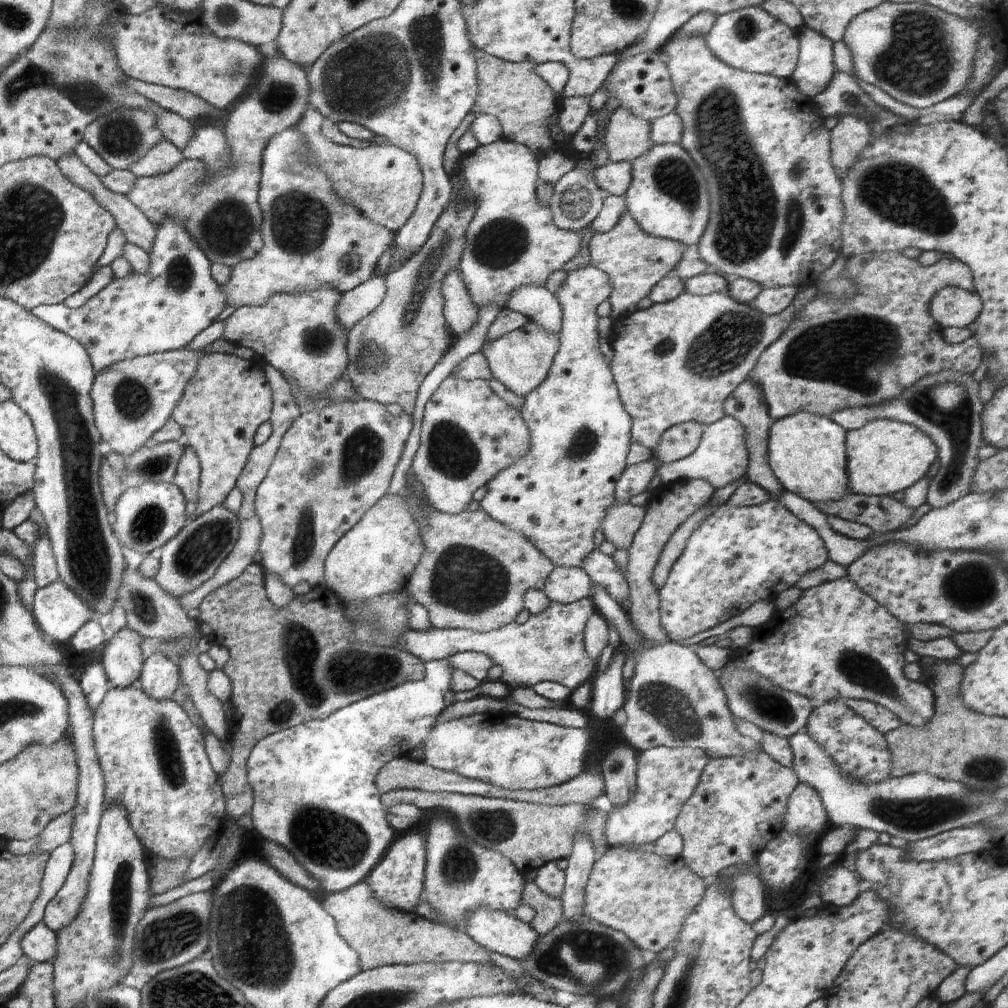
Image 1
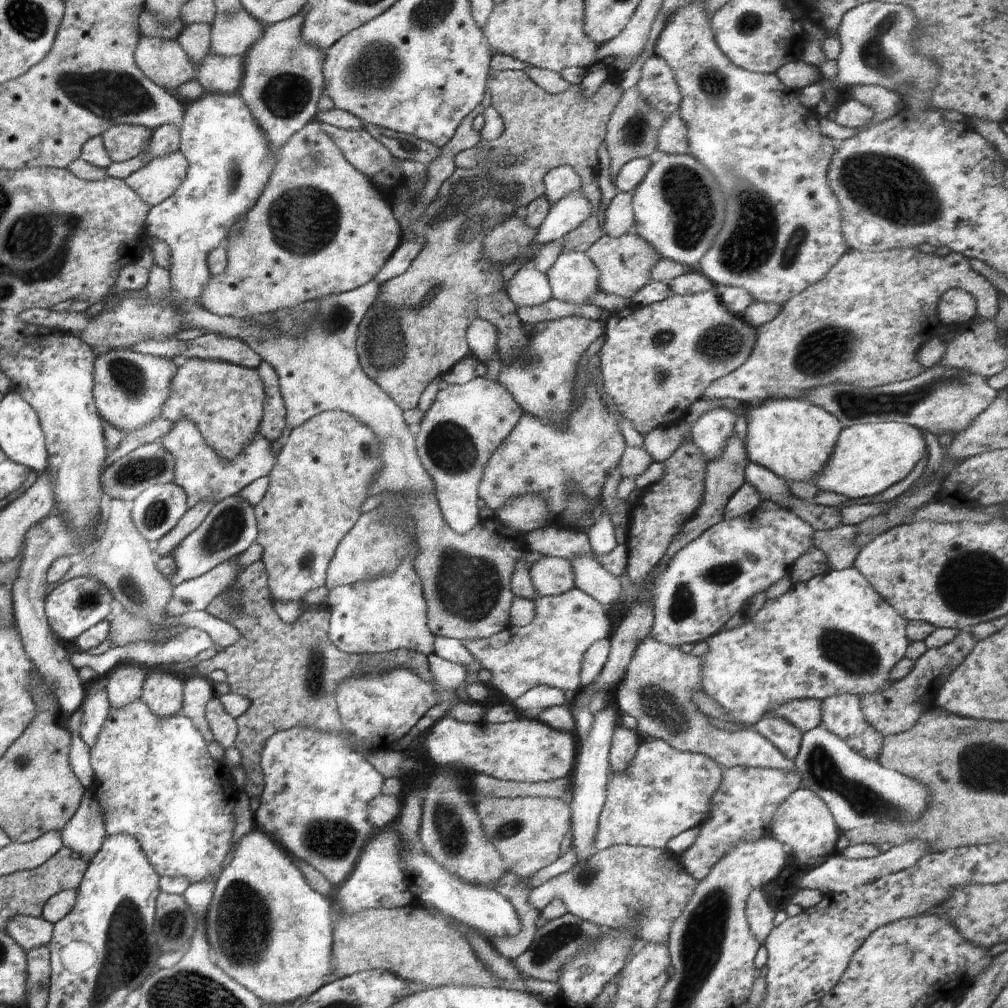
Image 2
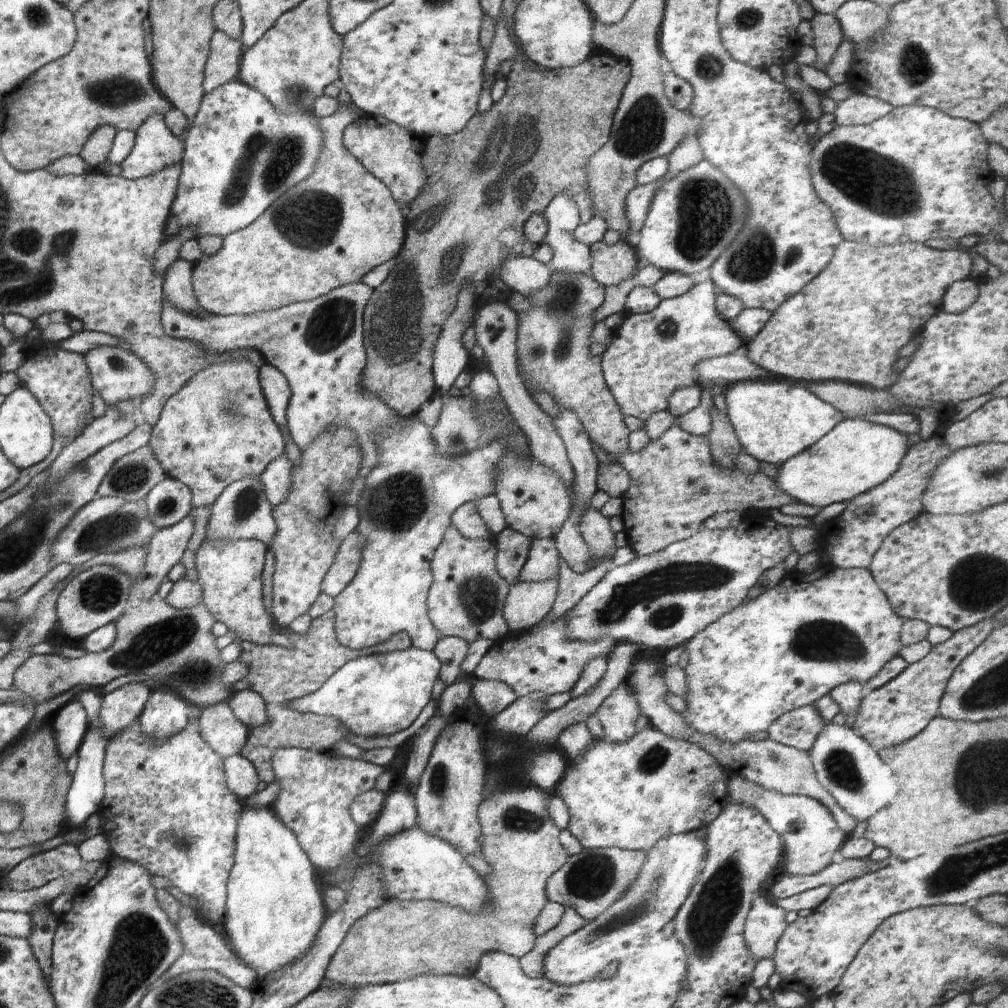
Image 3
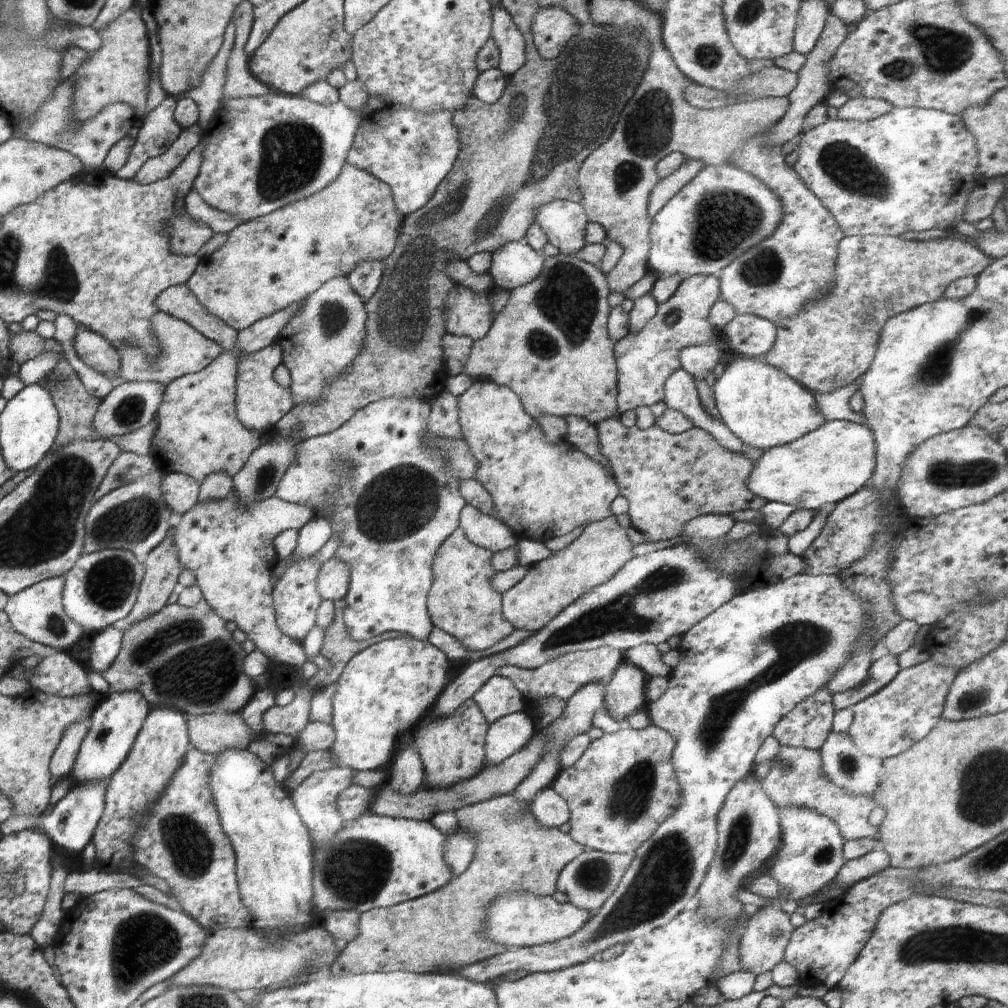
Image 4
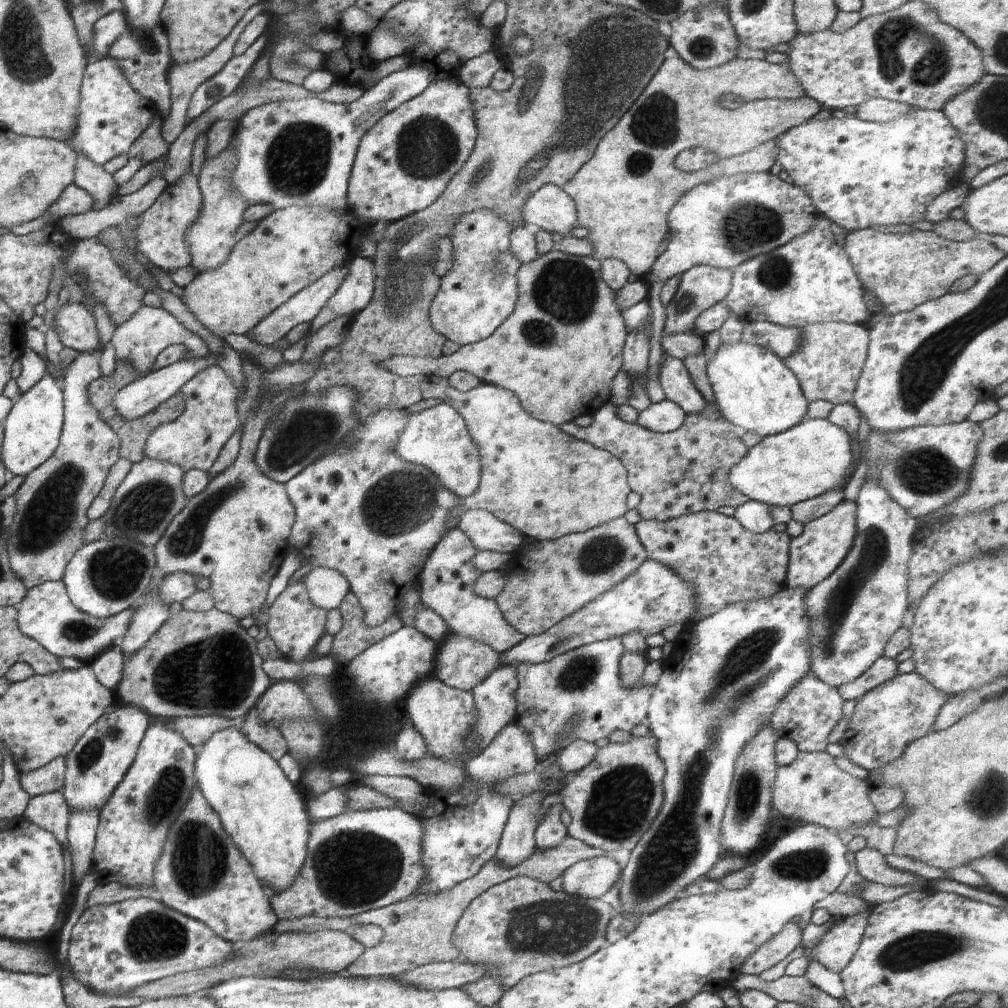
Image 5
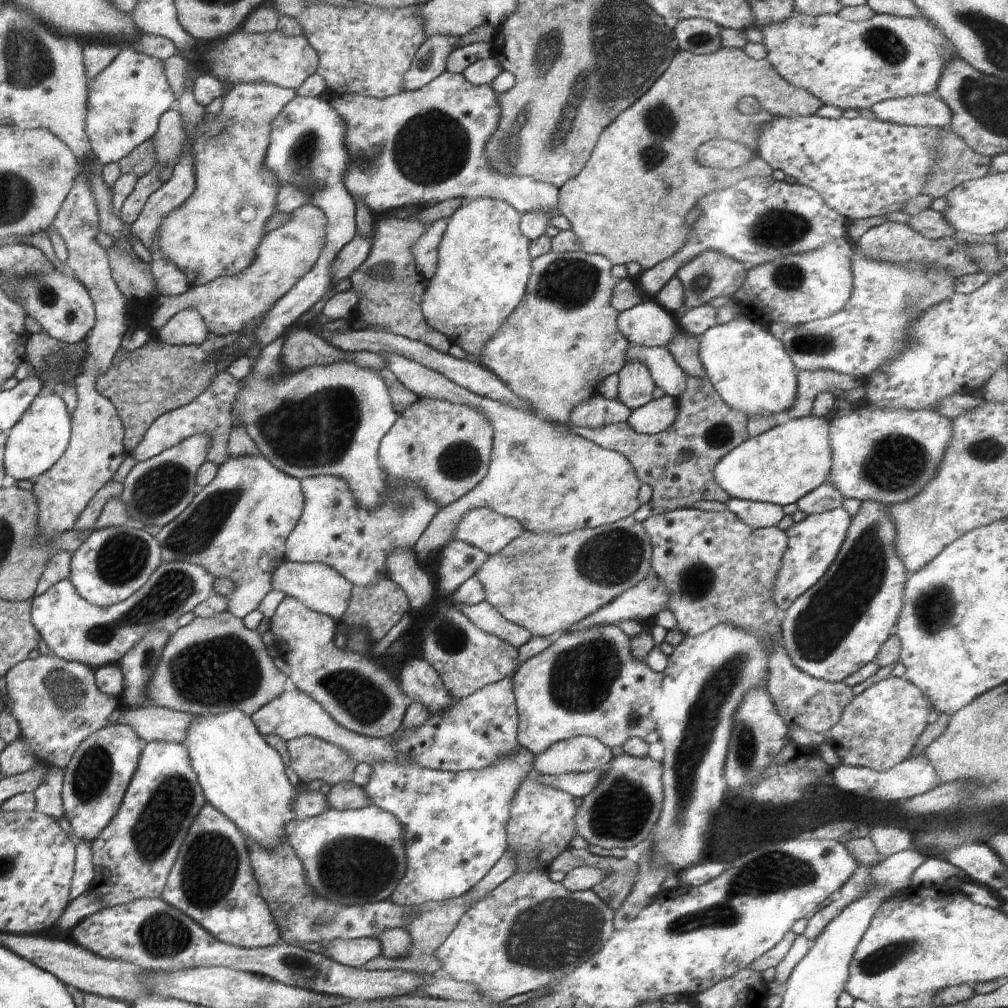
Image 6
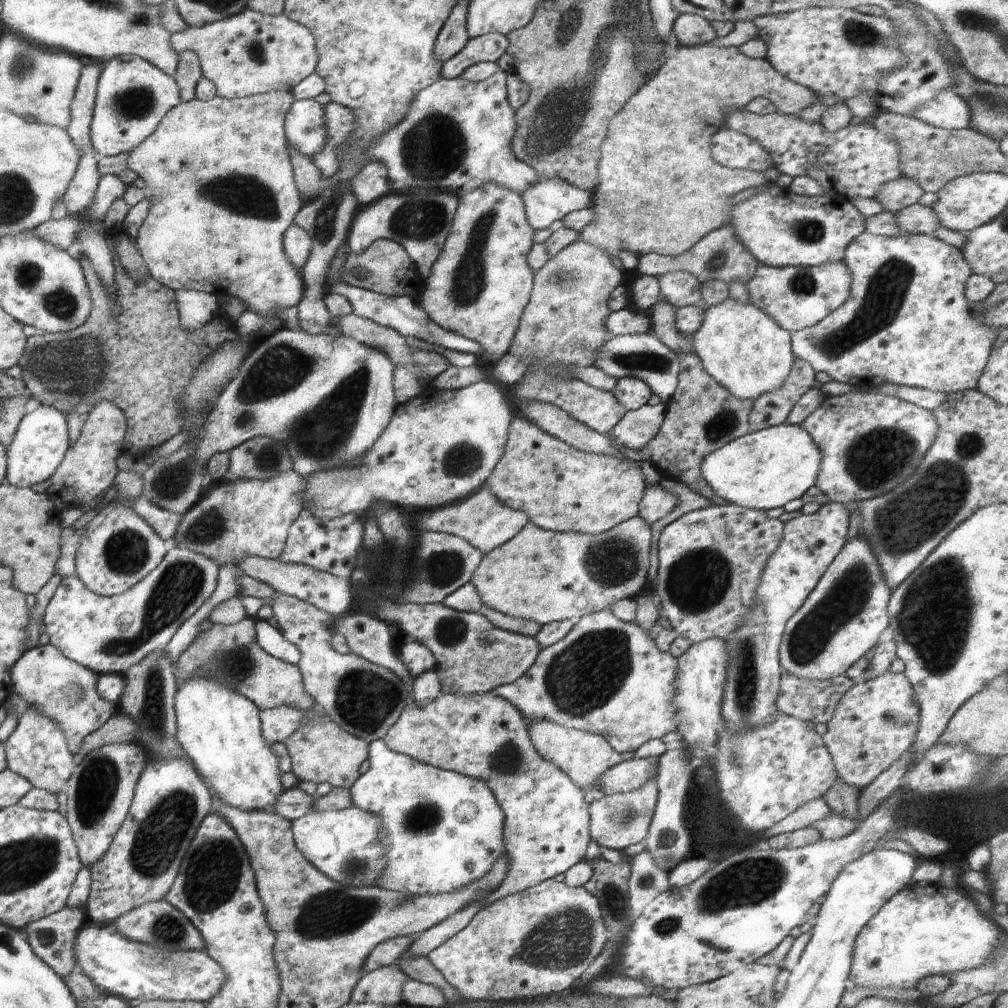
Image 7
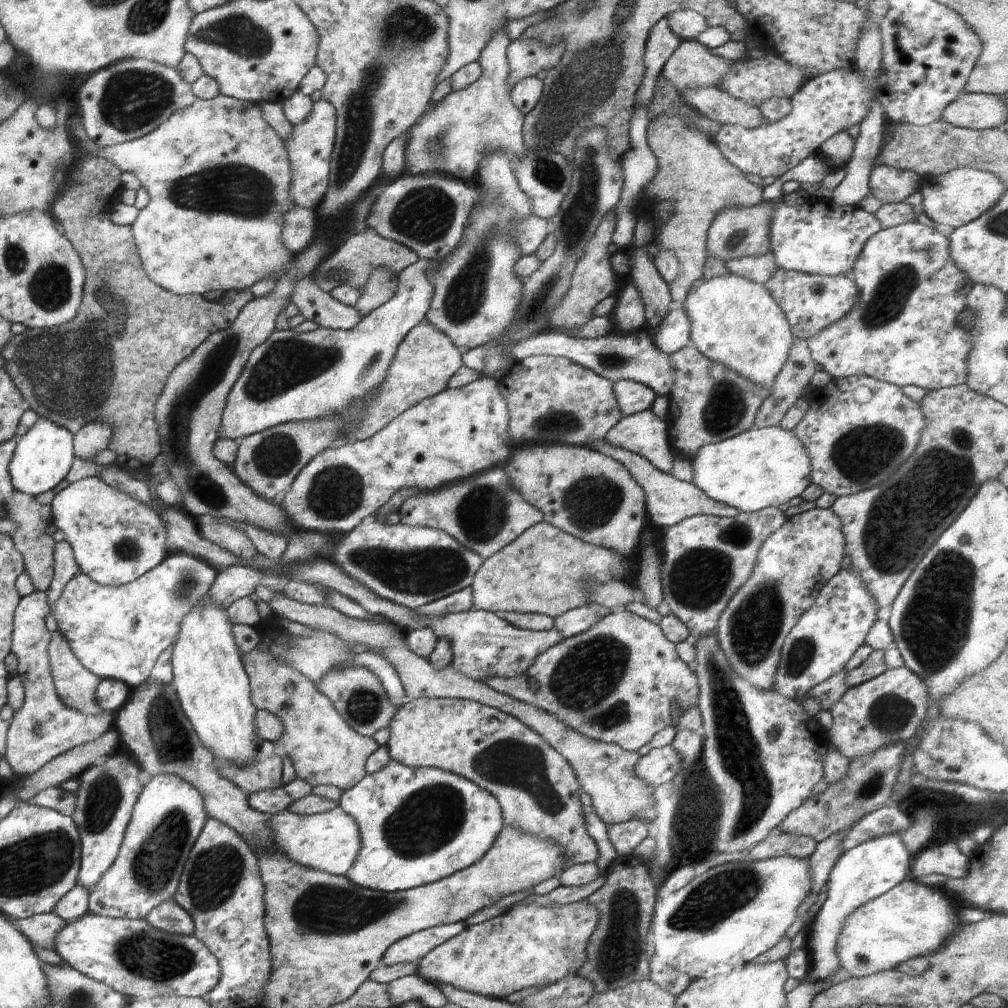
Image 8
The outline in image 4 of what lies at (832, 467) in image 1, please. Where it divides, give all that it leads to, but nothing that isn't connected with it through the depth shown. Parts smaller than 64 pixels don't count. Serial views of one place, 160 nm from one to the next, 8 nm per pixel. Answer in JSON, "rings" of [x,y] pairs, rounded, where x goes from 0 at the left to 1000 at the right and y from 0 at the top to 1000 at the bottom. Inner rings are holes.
{"rings":[[[729,352],[710,377],[707,392],[715,418],[726,431],[756,448],[796,435],[819,419],[806,389],[755,355]]]}

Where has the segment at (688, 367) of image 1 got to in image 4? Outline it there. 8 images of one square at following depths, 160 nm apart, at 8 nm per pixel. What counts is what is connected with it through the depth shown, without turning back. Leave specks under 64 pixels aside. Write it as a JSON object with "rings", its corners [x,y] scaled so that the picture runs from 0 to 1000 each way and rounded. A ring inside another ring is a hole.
{"rings":[[[687,273],[677,275],[671,290],[660,300],[653,303],[649,313],[632,329],[624,327],[617,336],[609,342],[609,357],[612,365],[612,404],[615,412],[622,408],[630,408],[633,404],[649,403],[659,397],[659,382],[663,374],[676,365],[675,348],[679,344],[688,342],[703,342],[713,337],[714,329],[707,325],[702,313],[705,304],[714,296],[713,276],[708,273]]]}

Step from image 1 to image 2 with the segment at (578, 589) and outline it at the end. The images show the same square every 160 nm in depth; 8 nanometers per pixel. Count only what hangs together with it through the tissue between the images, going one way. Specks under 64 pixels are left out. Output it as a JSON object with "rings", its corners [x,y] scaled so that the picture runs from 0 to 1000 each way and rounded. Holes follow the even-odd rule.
{"rings":[[[538,553],[525,565],[534,591],[552,591],[570,582],[570,569],[564,556],[556,553]]]}

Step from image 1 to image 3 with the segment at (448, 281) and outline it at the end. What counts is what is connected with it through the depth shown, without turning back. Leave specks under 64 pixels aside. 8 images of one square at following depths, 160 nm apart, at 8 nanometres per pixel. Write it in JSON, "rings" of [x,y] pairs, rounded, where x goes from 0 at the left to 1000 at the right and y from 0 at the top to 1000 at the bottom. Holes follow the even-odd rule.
{"rings":[[[482,300],[474,308],[470,317],[471,338],[480,348],[479,355],[484,359],[485,369],[494,378],[495,393],[501,398],[509,419],[524,436],[526,454],[549,466],[556,473],[556,476],[567,486],[570,470],[568,462],[563,453],[562,443],[544,411],[528,397],[515,369],[513,354],[513,327],[515,317],[513,313],[504,304],[503,300]],[[586,500],[578,506],[578,511],[574,516],[574,525],[581,540],[588,548],[588,562],[600,553],[607,543],[611,547],[610,528],[606,525],[604,514],[589,505]]]}

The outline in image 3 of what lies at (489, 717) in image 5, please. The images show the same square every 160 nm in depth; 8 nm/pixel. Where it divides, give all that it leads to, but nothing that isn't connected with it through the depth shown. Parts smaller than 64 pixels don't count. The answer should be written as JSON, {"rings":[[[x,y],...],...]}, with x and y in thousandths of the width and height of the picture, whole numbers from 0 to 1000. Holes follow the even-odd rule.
{"rings":[[[476,674],[467,684],[467,693],[478,704],[478,708],[489,711],[513,693],[508,684],[496,676]]]}

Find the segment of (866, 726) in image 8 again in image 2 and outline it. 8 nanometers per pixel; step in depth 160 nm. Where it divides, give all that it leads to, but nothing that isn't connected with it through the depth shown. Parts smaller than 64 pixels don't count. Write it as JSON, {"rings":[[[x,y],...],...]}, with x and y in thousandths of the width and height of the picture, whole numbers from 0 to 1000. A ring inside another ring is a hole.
{"rings":[[[962,624],[952,626],[940,639],[931,644],[919,644],[917,649],[908,655],[905,665],[892,676],[878,682],[876,688],[858,688],[853,693],[857,712],[875,730],[893,728],[908,719],[912,710],[928,699],[930,687],[937,676],[954,659],[954,656],[970,636],[963,630]]]}

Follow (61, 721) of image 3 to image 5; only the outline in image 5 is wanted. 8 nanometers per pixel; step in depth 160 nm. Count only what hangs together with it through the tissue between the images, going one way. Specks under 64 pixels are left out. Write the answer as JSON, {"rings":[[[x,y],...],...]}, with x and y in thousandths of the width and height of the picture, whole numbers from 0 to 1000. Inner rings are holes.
{"rings":[[[58,751],[28,769],[22,768],[21,779],[32,791],[61,786],[64,777],[65,764],[64,751]]]}

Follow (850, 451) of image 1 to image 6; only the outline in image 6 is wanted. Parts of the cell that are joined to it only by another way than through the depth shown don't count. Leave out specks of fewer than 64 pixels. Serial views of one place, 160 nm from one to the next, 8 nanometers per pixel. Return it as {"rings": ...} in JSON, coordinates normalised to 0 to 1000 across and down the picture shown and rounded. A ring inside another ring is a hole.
{"rings":[[[800,412],[791,416],[782,416],[768,425],[740,436],[740,438],[727,444],[707,464],[710,478],[726,495],[754,497],[769,501],[782,502],[794,496],[799,490],[818,478],[826,461],[826,452],[822,439],[822,415]]]}

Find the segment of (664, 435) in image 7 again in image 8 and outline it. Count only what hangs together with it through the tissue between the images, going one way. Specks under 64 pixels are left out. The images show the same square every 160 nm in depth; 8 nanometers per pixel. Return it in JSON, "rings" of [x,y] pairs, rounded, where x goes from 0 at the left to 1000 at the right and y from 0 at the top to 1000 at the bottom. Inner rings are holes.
{"rings":[[[627,246],[622,251],[629,284],[634,288],[640,304],[640,325],[649,328],[666,309],[667,297],[663,282],[651,268],[640,246]],[[685,337],[666,351],[671,362],[671,377],[663,393],[664,404],[660,415],[664,439],[669,451],[687,458],[694,443],[726,435],[747,424],[751,405],[763,392],[756,385],[717,361],[698,353]]]}

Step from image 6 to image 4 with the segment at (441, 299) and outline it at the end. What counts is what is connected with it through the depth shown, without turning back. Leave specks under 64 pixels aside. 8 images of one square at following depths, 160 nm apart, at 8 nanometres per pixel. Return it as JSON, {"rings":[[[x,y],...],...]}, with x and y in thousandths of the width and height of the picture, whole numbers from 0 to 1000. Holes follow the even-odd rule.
{"rings":[[[452,283],[441,294],[441,327],[446,331],[465,333],[469,338],[482,333],[487,324],[486,292],[471,291],[465,285]]]}

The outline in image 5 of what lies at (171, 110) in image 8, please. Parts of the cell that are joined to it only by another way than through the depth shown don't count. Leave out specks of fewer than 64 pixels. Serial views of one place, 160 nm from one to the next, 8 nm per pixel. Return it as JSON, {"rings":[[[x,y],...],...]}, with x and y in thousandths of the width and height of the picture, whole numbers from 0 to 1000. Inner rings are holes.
{"rings":[[[109,56],[86,63],[78,94],[74,128],[65,143],[96,164],[105,163],[110,157],[127,152],[129,145],[147,127],[156,108],[154,102],[127,83],[115,64],[115,59]]]}

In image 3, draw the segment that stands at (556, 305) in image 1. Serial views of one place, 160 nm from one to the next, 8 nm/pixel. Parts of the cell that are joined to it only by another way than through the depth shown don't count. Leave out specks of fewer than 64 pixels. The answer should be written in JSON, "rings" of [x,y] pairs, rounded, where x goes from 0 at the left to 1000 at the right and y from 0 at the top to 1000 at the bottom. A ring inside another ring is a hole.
{"rings":[[[524,254],[504,255],[495,267],[496,276],[511,290],[516,290],[521,295],[528,295],[547,281],[548,268],[544,263],[534,260]]]}

